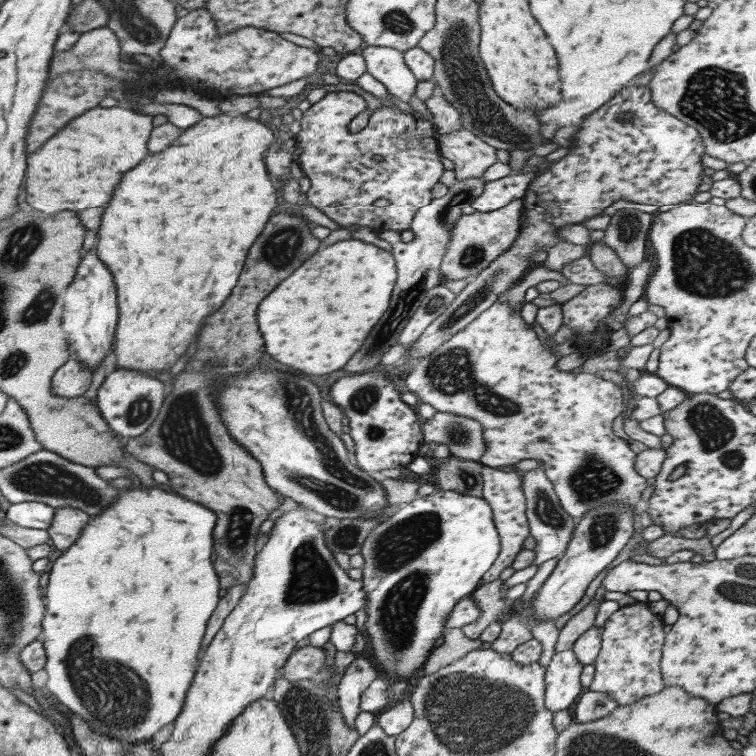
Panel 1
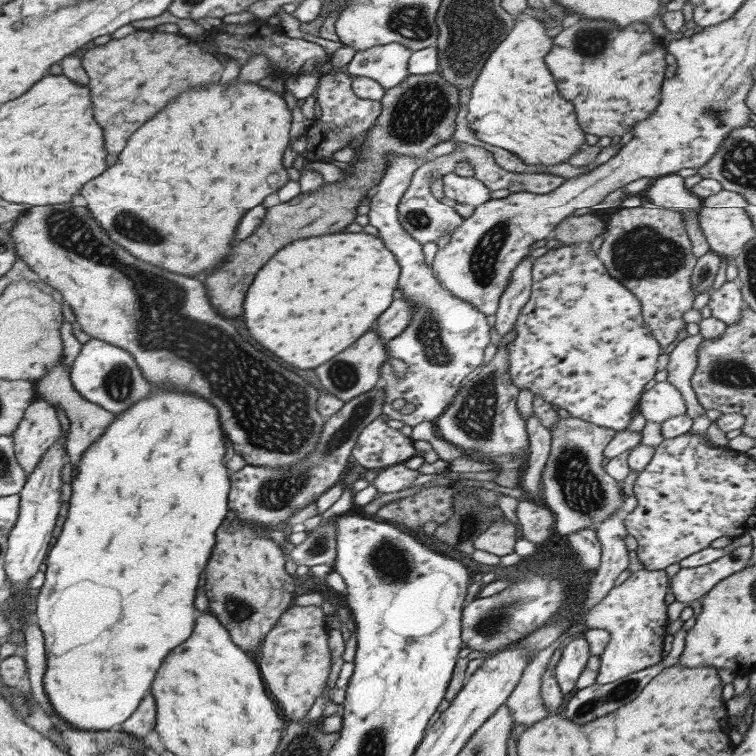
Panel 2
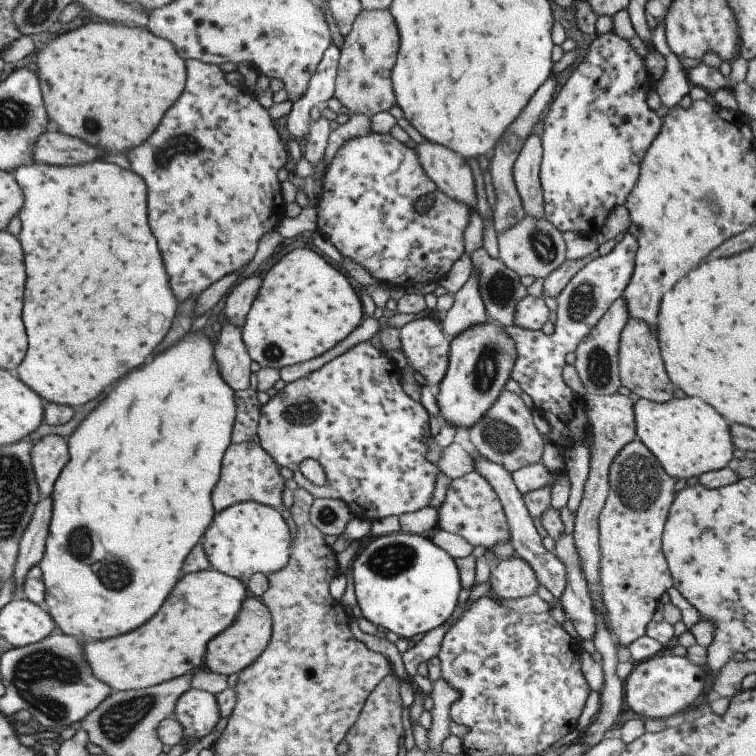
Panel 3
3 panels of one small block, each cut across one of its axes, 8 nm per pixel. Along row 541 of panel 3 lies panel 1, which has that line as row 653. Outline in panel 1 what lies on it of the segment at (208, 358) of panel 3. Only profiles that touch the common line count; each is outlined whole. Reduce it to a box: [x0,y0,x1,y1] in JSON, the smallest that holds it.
[39,484,219,744]

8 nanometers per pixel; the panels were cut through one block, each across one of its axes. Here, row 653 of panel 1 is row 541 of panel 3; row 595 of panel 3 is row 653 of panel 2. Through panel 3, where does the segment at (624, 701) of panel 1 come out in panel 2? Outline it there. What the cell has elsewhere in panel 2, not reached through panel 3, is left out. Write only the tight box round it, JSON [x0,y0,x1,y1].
[583,570,668,683]

